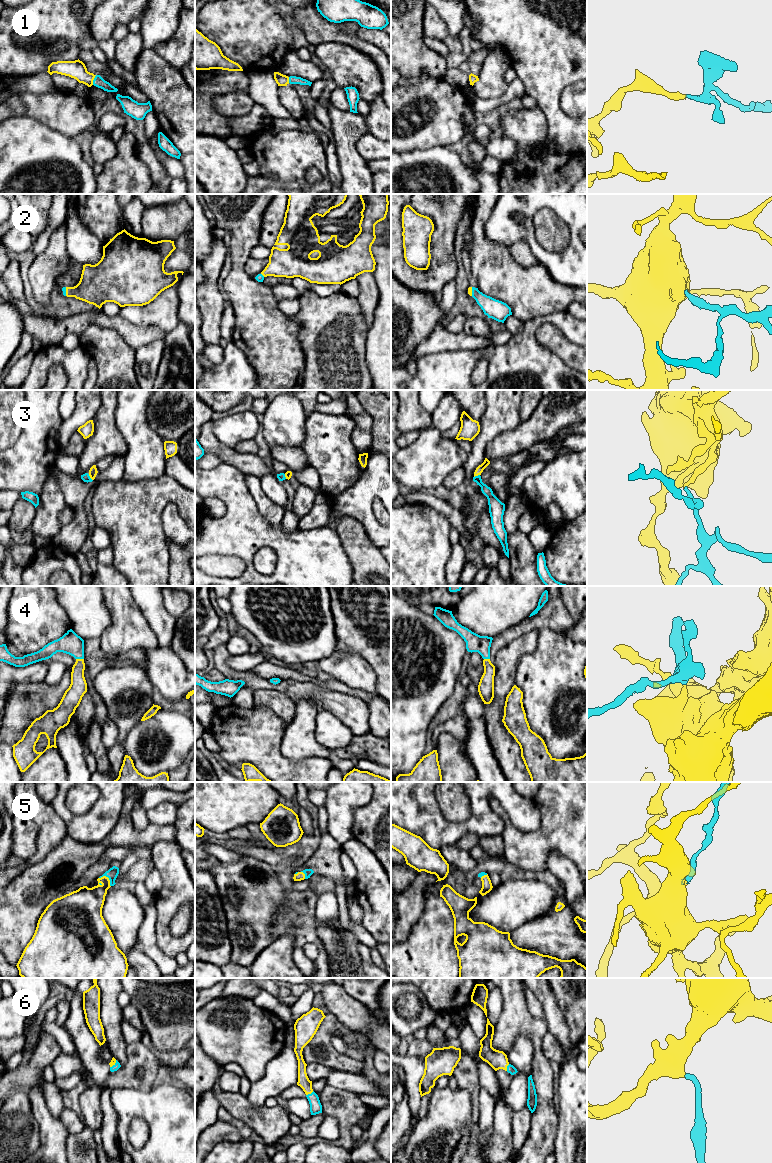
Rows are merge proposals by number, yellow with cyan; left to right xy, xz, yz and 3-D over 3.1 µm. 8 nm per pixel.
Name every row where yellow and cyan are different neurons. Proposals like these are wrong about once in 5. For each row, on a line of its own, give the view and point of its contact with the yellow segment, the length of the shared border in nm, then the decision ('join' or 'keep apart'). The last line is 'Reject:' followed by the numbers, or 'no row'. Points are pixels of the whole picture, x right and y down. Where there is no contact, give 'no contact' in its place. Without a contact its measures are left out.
1: contact xy (93, 79); length 90 nm; join
2: contact xy (66, 291); length 70 nm; join
3: contact xy (90, 477); length 70 nm; join
4: contact xy (80, 659); length 60 nm; join
5: contact xy (108, 878); length 120 nm; join
6: contact xz (309, 1093); length 70 nm; join
Reject: no row

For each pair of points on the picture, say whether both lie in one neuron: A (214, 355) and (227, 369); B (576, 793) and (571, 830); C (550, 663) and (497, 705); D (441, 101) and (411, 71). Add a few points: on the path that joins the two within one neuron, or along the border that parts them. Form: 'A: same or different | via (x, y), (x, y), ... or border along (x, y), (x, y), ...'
A: different | border along (224, 348), (222, 359), (214, 364)
B: same | via (576, 802), (576, 806), (571, 811), (571, 821)
C: different | border along (518, 661), (514, 684)
D: different | border along (441, 76), (422, 74), (411, 81)

